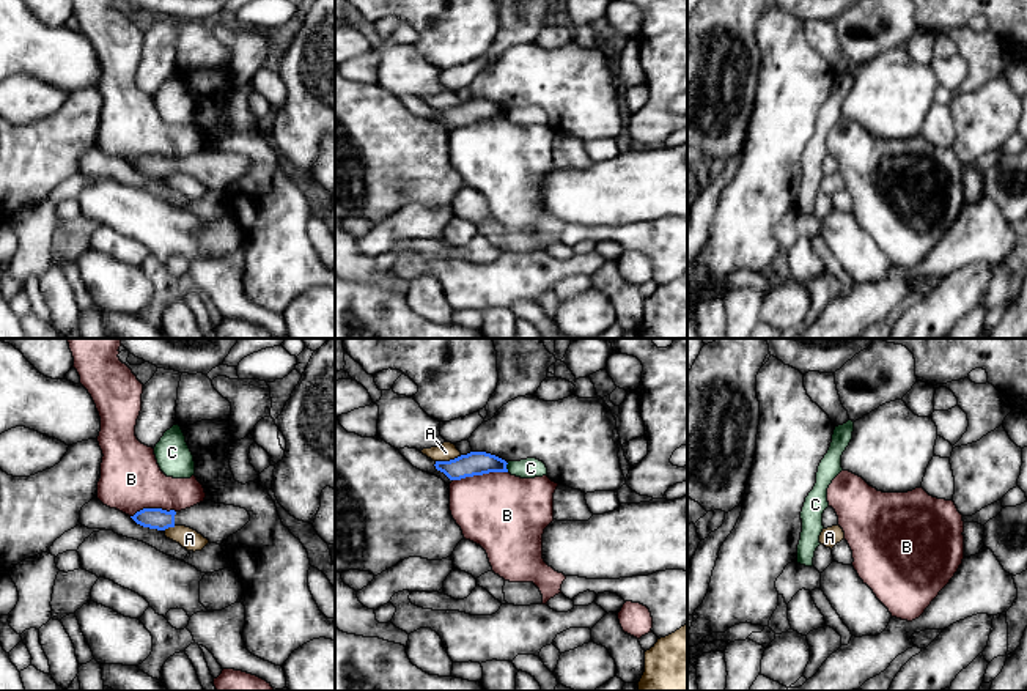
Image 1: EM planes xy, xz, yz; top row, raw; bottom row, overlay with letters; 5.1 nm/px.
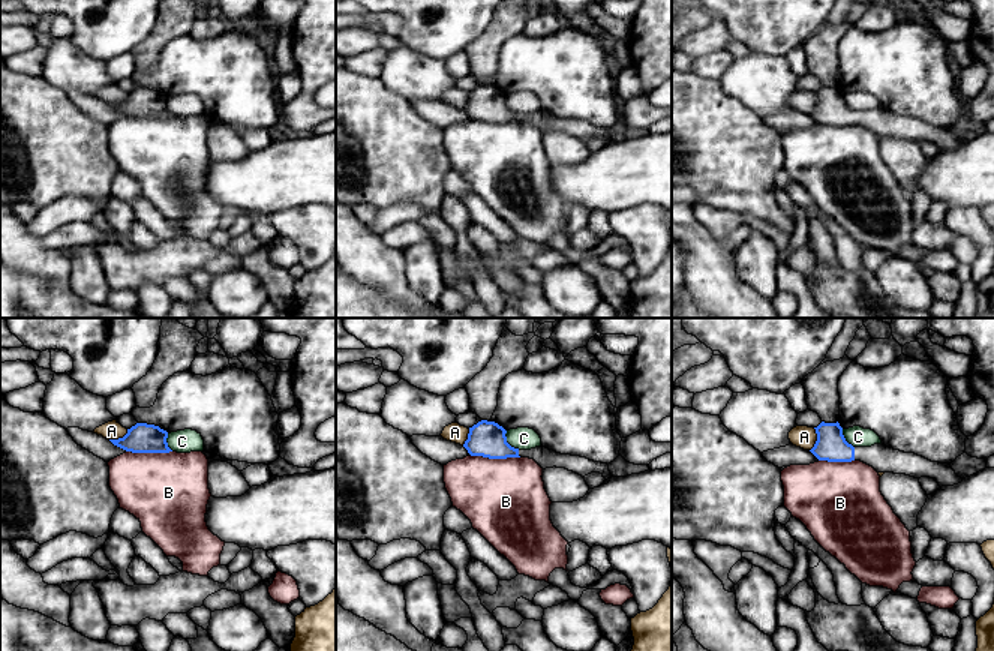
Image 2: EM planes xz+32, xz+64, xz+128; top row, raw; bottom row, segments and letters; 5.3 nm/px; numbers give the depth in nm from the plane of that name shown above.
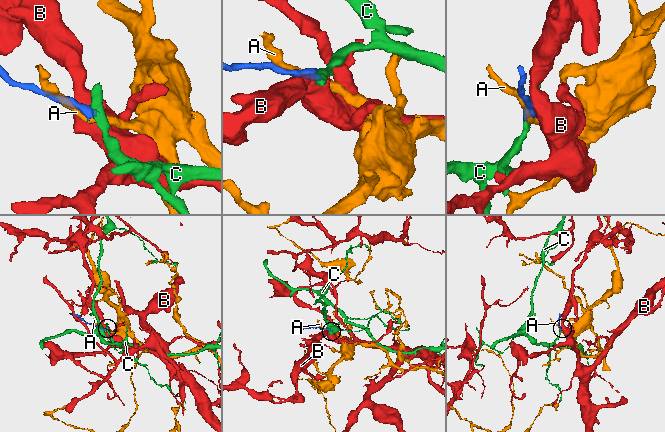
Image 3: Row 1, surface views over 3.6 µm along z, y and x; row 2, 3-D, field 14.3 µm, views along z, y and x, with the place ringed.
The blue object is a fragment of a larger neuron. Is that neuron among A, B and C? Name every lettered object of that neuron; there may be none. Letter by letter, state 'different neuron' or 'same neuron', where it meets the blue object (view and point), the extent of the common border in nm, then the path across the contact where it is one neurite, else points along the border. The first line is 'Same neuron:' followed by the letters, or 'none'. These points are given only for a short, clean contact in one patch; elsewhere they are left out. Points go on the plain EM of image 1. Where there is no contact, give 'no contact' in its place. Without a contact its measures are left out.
Same neuron: none
A: different neuron; meets blue in xz at (450, 107); contact 140 nm long
B: different neuron; meets blue in xz at (480, 121); contact 280 nm long
C: different neuron; meets blue in xz at (505, 115); contact 50 nm long; border along xz (508, 110), (507, 118)

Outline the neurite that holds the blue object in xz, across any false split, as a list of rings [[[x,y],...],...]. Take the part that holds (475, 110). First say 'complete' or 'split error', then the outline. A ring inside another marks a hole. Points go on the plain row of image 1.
complete | [[[470,99],[450,109],[436,109],[434,113],[450,127],[461,127],[489,120],[508,120],[506,112],[508,110],[505,107],[495,102],[486,99]]]

